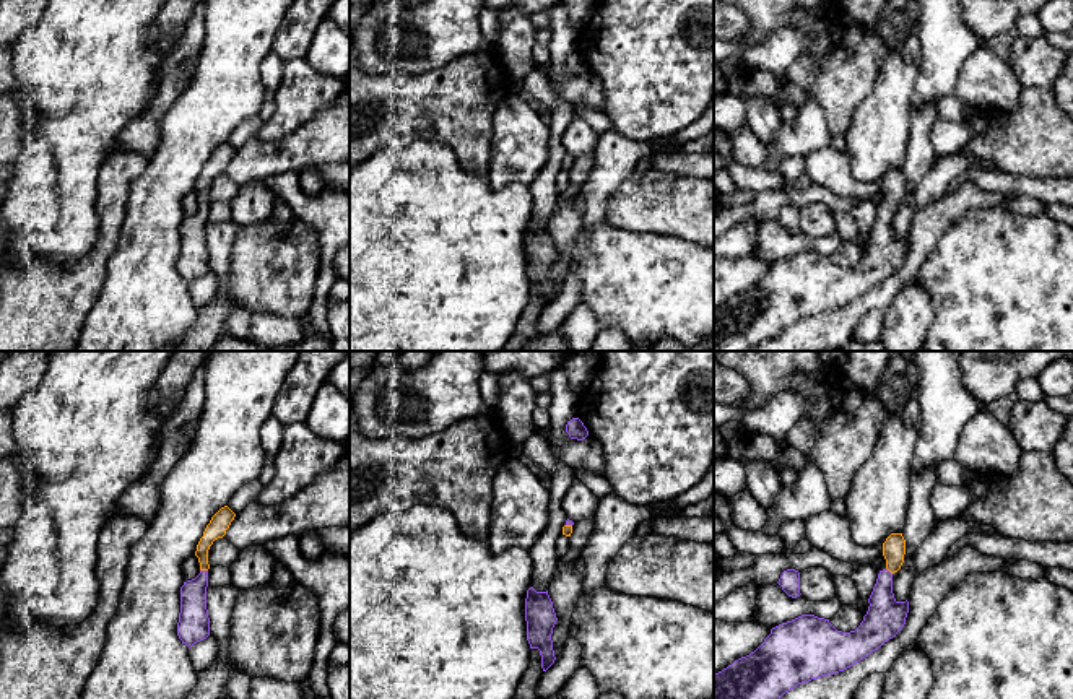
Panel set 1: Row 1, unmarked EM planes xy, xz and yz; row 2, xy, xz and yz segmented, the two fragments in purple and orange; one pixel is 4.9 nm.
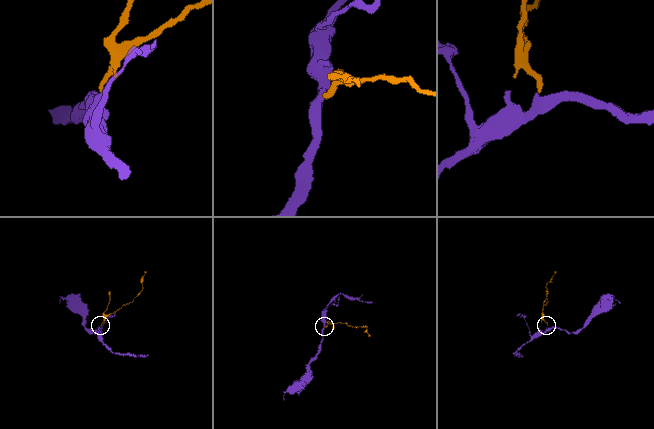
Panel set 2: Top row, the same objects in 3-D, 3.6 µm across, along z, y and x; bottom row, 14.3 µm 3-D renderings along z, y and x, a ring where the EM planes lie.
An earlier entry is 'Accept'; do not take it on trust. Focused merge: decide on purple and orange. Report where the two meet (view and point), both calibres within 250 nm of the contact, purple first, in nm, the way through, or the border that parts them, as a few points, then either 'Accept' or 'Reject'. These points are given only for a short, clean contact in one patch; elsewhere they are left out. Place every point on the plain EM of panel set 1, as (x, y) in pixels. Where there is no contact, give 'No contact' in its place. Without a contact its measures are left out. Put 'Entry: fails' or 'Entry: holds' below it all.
Touches purple at xy (204, 207). Thickness 150 nm (purple) against 100 nm. Path across: xy (194, 256), (194, 226), (204, 207), (204, 179), (217, 164). Accept
Entry: holds

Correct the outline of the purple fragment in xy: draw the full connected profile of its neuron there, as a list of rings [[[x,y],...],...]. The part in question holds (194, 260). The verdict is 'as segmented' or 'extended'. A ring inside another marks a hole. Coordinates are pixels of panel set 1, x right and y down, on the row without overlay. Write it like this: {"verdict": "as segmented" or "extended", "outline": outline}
{"verdict": "extended", "outline": [[[221,143],[206,161],[203,172],[197,180],[195,192],[200,198],[200,210],[184,218],[180,223],[180,249],[177,258],[177,271],[189,284],[210,271],[210,254],[206,245],[208,223],[208,185],[215,176],[223,174],[236,150],[228,143]]]}

